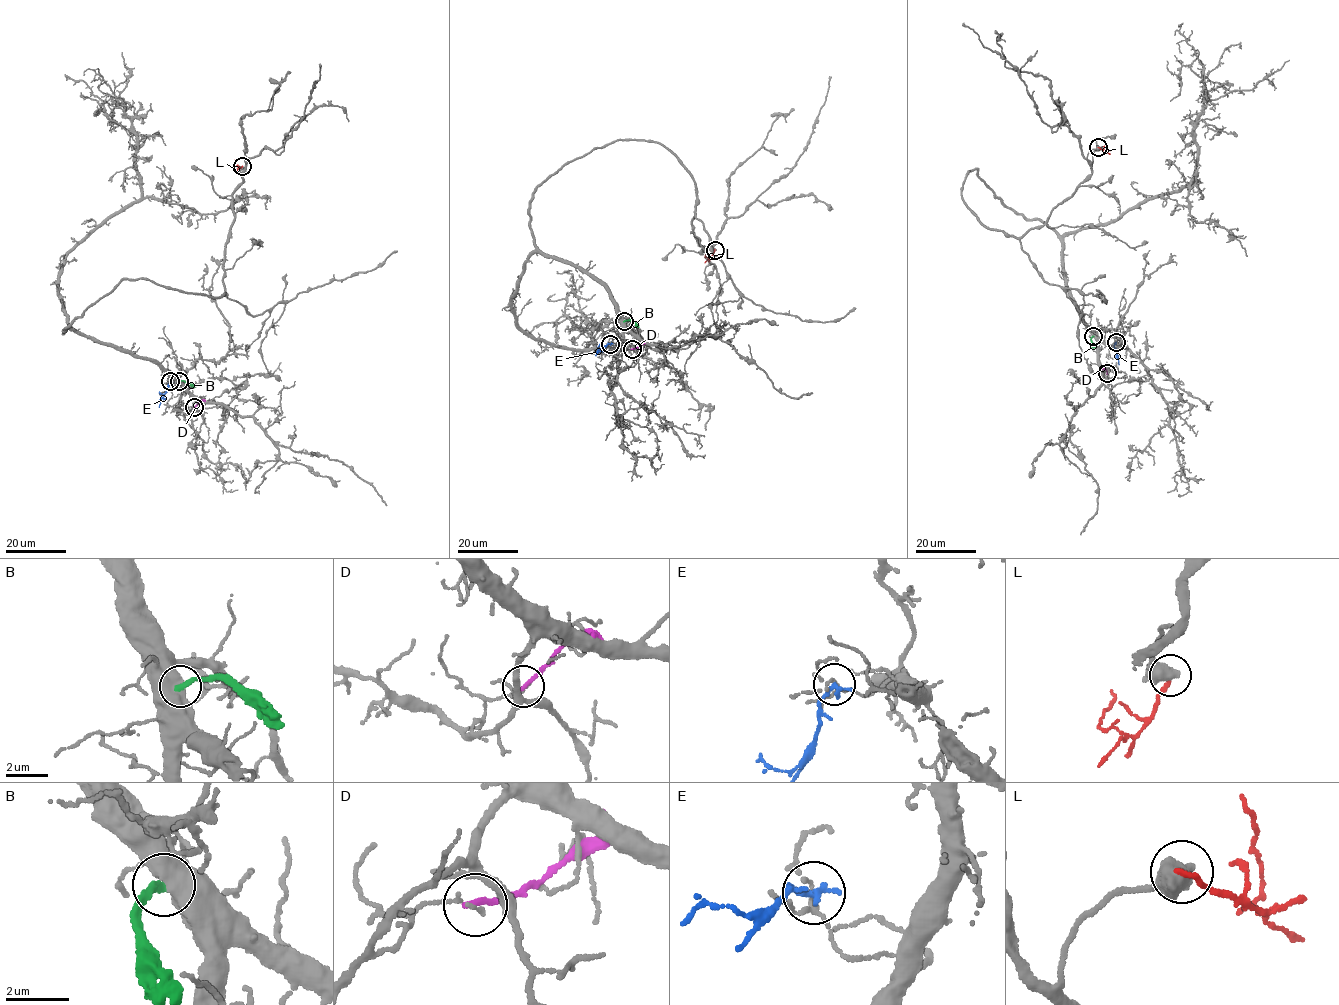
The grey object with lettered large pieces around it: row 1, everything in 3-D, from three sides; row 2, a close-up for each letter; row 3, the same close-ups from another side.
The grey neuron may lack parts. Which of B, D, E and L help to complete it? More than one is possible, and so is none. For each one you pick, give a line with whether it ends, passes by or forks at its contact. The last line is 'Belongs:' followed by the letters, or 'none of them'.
Belongs: none of them

